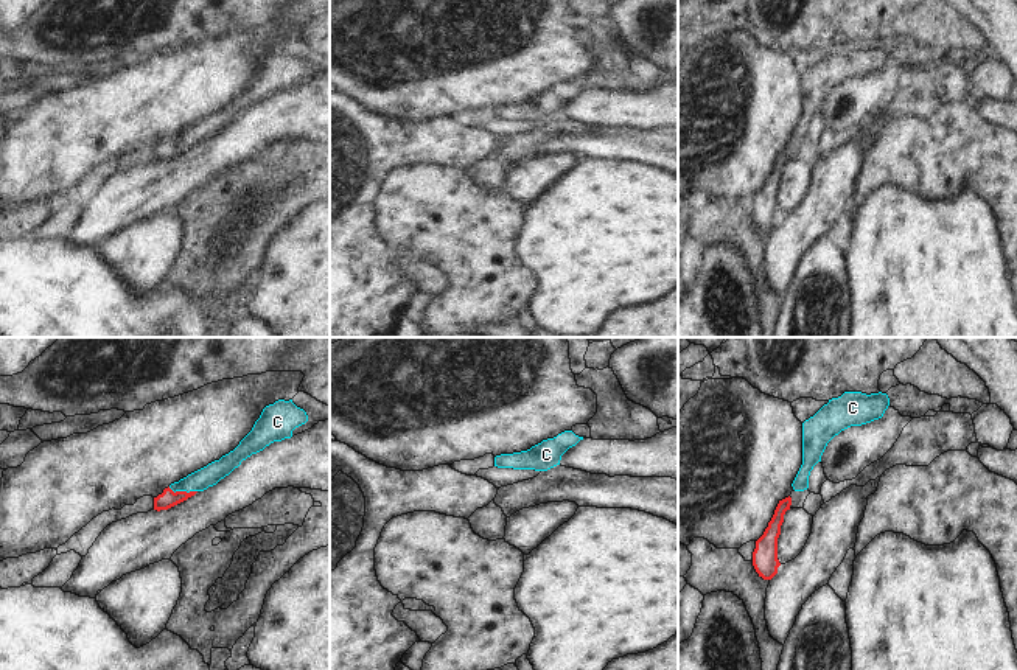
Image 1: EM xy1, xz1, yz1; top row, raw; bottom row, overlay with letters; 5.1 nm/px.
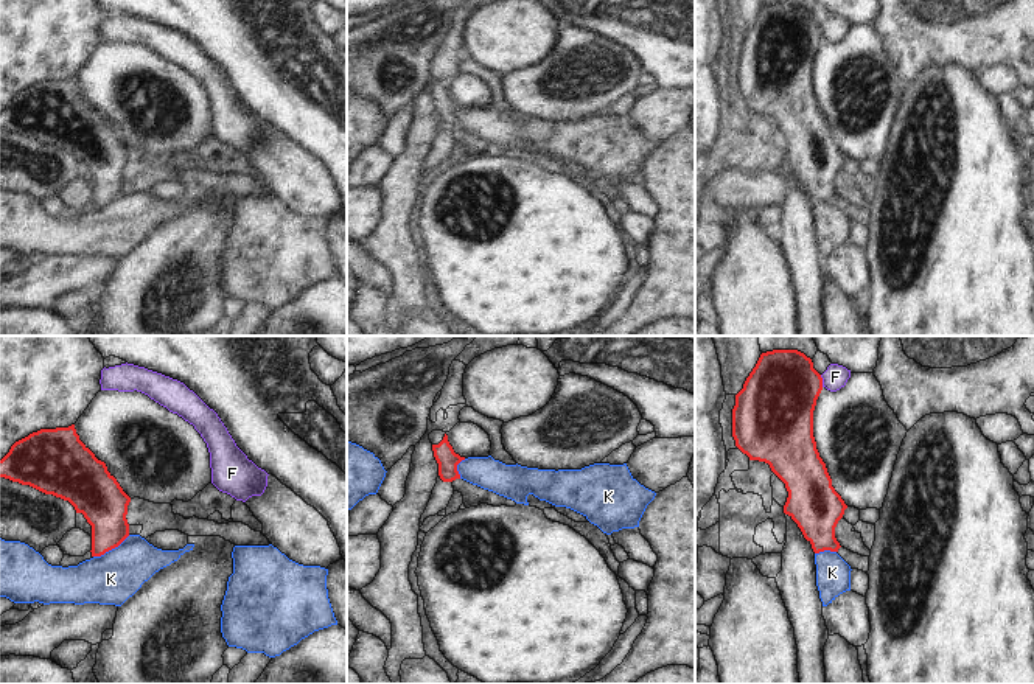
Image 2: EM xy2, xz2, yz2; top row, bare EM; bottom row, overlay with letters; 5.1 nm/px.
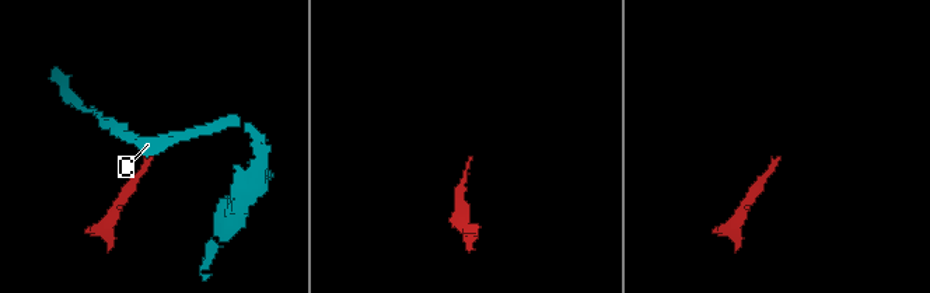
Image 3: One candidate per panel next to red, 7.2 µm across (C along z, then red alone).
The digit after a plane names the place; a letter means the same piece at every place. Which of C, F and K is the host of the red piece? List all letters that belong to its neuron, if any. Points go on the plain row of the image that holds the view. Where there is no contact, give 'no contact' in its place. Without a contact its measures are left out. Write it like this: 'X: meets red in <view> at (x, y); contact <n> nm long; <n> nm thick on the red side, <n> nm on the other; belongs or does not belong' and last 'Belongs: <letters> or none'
C: meets red in xy1 at (182, 143); contact 150 nm long; 90 nm thick on the red side, 110 nm on the other; belongs
F: meets red in yz2 at (821, 33); contact 70 nm long; 380 nm thick on the red side, 120 nm on the other; does not belong
K: meets red in xy2 at (111, 201); contact 220 nm long; 240 nm thick on the red side, 260 nm on the other; does not belong
Belongs: C

